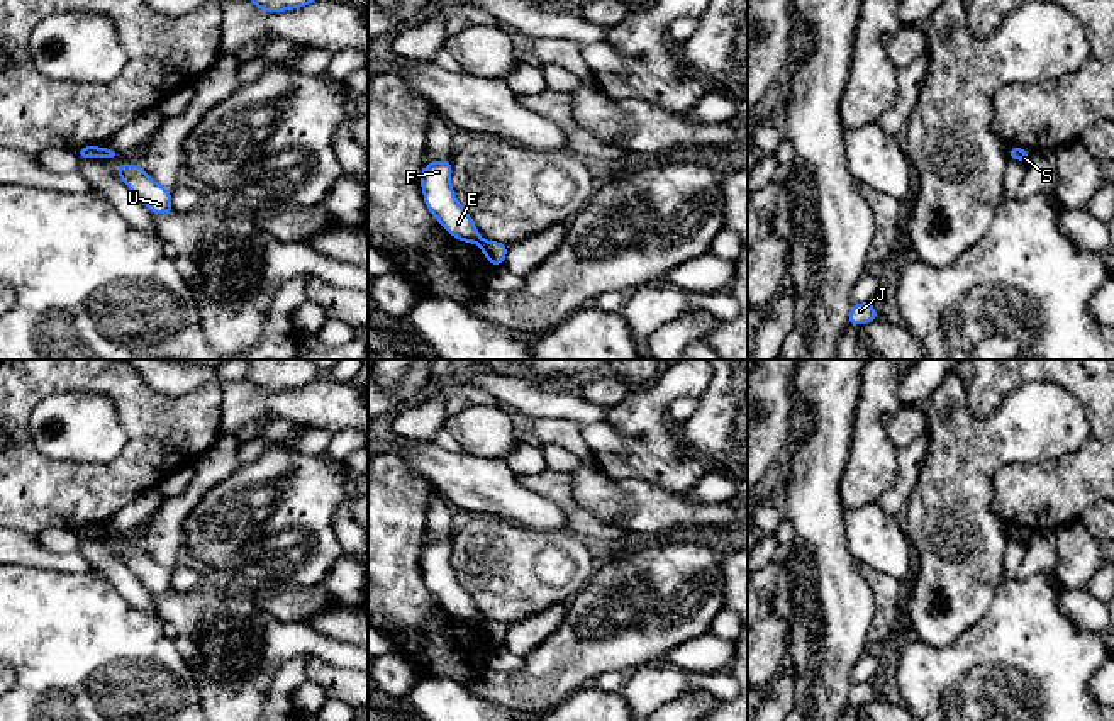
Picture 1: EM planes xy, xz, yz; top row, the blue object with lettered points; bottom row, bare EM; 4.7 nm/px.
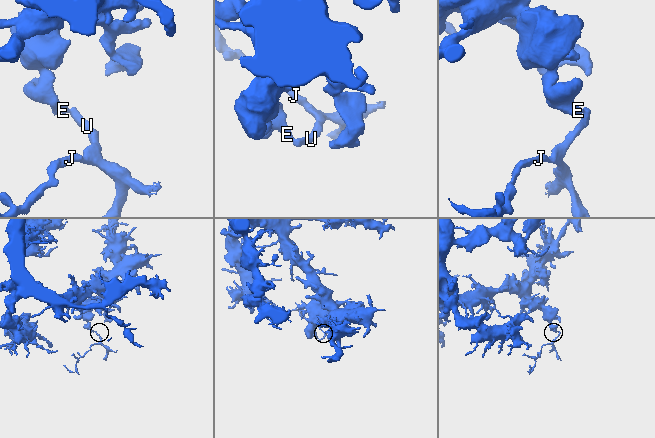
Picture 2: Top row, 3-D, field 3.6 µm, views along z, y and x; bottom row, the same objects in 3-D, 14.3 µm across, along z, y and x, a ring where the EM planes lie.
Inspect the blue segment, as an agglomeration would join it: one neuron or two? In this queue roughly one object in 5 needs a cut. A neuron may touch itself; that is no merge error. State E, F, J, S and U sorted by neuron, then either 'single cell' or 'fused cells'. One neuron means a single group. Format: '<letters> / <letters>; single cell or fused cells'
E F / J S U; fused cells

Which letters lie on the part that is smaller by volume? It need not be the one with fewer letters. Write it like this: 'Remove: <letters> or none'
Remove: J, S, U

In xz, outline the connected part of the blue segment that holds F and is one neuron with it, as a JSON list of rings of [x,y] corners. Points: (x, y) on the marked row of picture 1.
[[[451,159],[426,163],[421,171],[421,190],[427,210],[458,241],[480,244],[480,236],[471,215],[458,202],[451,187]]]

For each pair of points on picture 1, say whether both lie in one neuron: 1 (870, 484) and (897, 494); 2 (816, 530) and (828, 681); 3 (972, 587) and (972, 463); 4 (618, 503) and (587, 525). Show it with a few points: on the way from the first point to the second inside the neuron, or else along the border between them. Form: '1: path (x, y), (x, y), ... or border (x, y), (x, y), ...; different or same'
1: border (897, 452), (894, 484), (875, 503); different
2: path (819, 567), (819, 592), (828, 604), (828, 643); same
3: path (972, 557), (974, 552), (969, 547), (969, 494); same
4: border (572, 484), (575, 499), (602, 523); different

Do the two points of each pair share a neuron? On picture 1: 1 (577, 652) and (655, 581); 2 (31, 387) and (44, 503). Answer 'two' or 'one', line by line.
1: one
2: one

